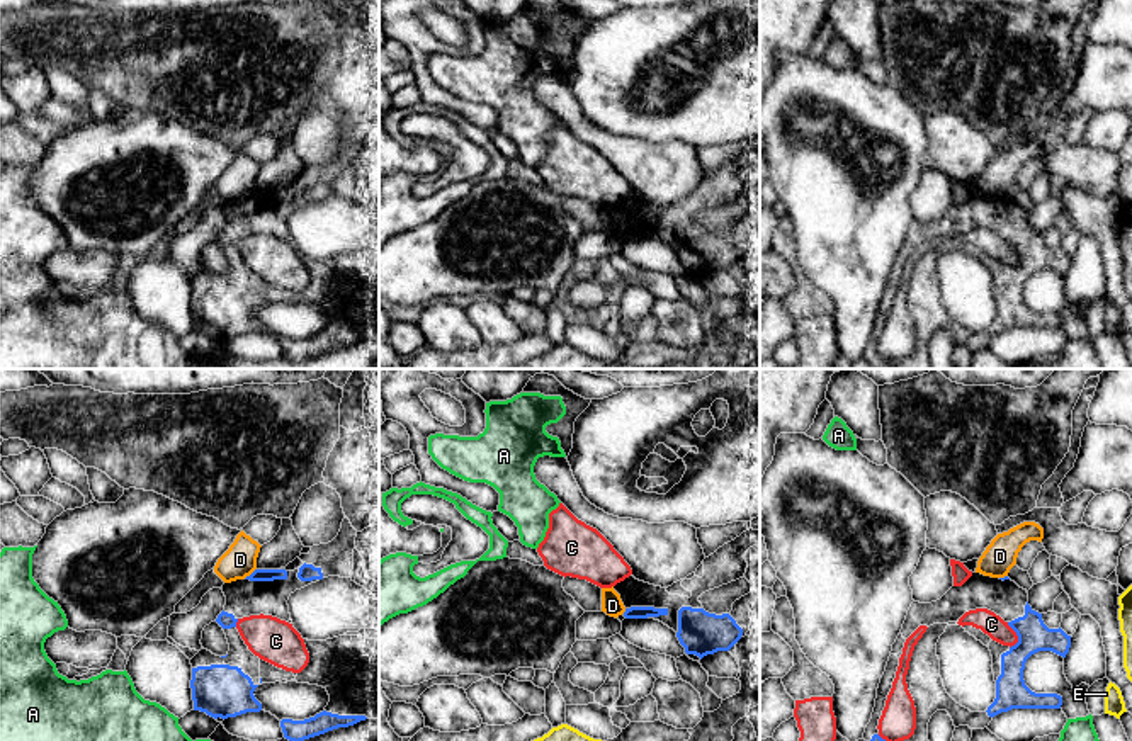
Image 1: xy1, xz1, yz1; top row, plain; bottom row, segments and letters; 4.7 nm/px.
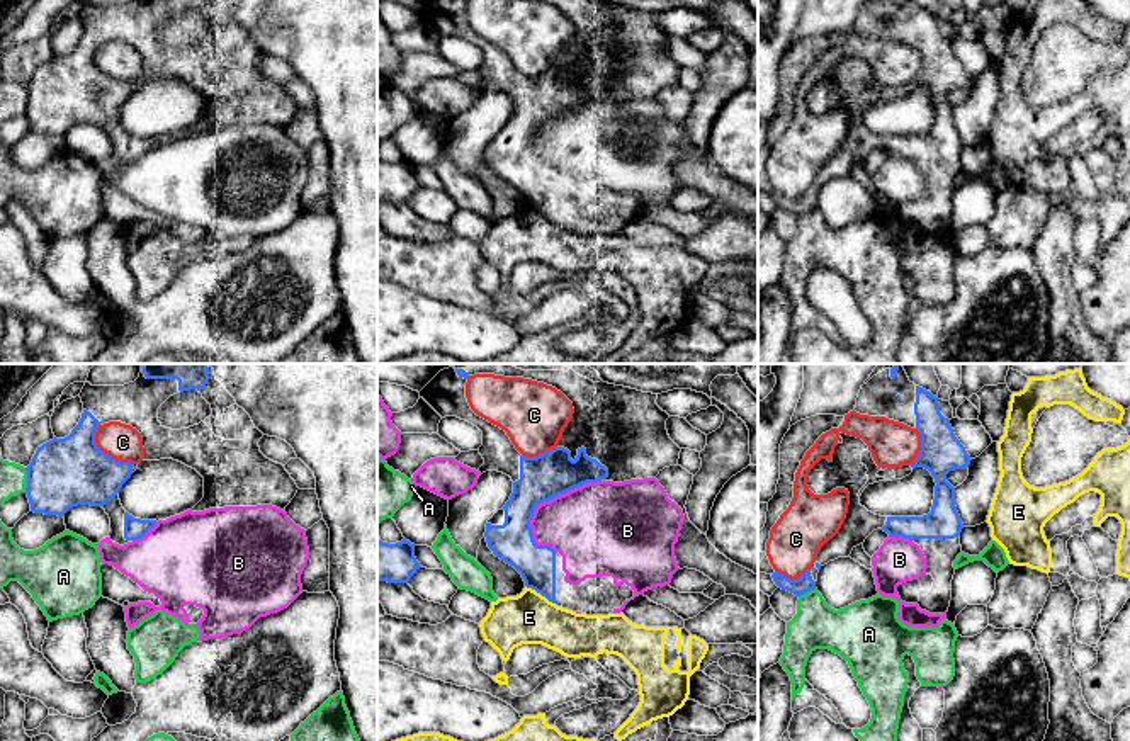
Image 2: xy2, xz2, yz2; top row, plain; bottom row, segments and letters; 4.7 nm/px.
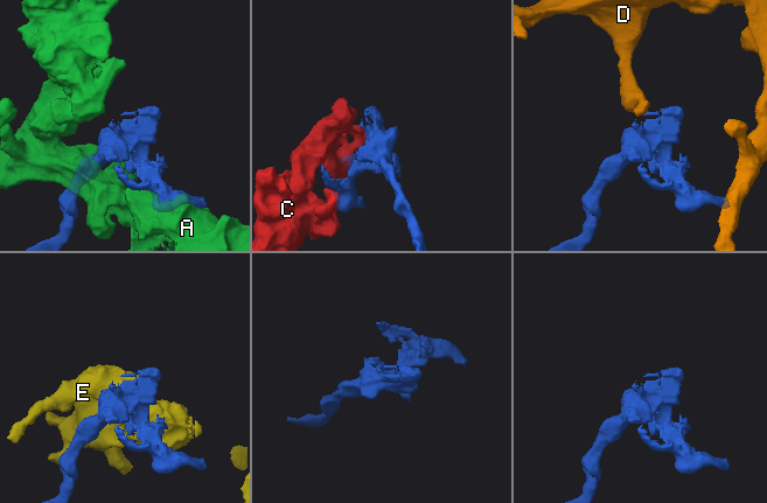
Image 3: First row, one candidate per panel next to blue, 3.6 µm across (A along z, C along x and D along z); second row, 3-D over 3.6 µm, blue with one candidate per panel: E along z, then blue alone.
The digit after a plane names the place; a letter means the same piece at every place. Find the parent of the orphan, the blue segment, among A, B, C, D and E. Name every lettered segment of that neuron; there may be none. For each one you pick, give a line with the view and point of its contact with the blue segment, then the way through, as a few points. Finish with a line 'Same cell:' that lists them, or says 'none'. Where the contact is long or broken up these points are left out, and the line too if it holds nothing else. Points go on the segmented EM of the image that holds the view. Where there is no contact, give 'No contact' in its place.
Same cell: none

